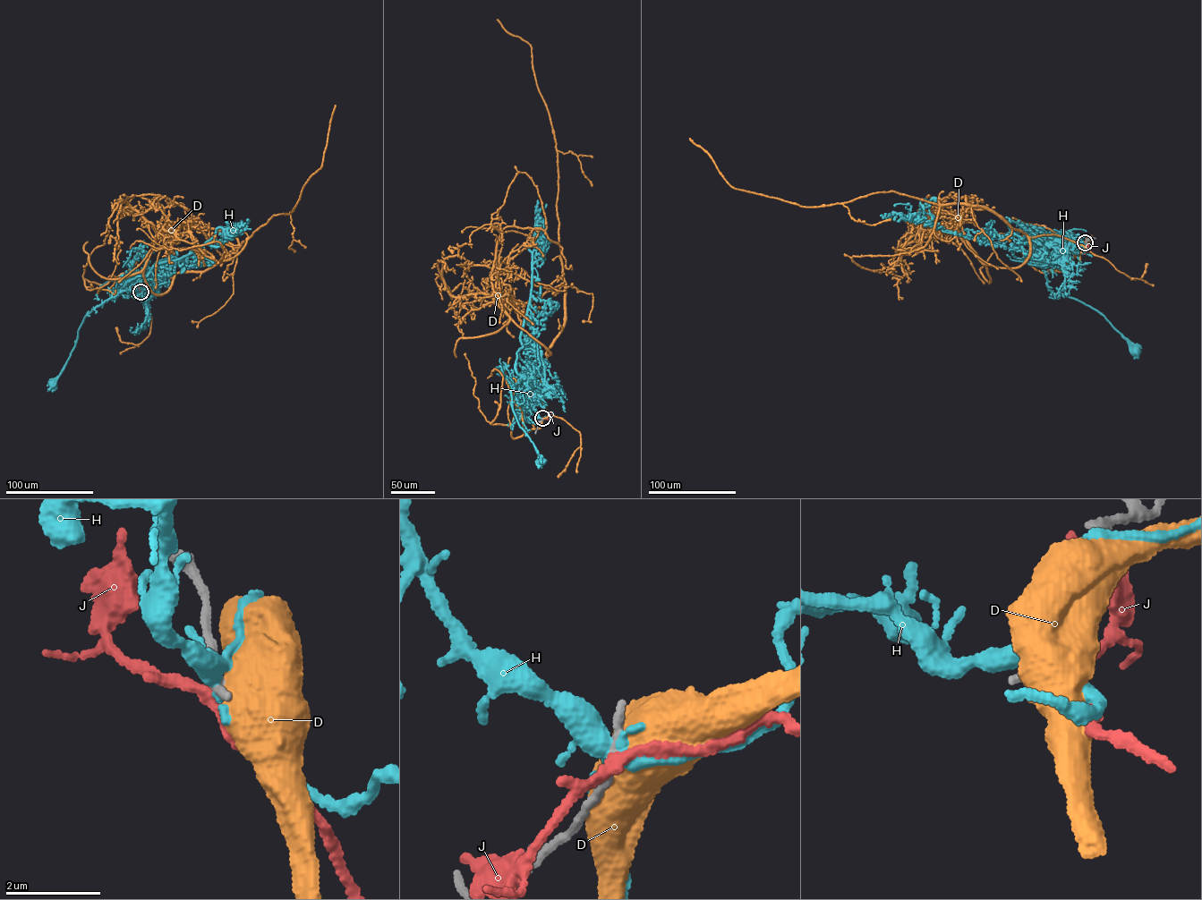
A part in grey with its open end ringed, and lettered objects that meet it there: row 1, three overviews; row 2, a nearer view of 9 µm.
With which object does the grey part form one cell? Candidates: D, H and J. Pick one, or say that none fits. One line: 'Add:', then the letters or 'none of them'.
Add: none of them

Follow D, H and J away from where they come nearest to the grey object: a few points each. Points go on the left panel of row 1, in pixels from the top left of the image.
D: (140, 291), (146, 295), (157, 276), (205, 270), (274, 215), (293, 211), (304, 185), (322, 166), (335, 105)
H: (140, 291), (140, 277), (140, 284), (142, 284), (137, 288), (110, 297), (85, 316), (72, 350), (53, 384)
J: (140, 292), (145, 300), (143, 303)

